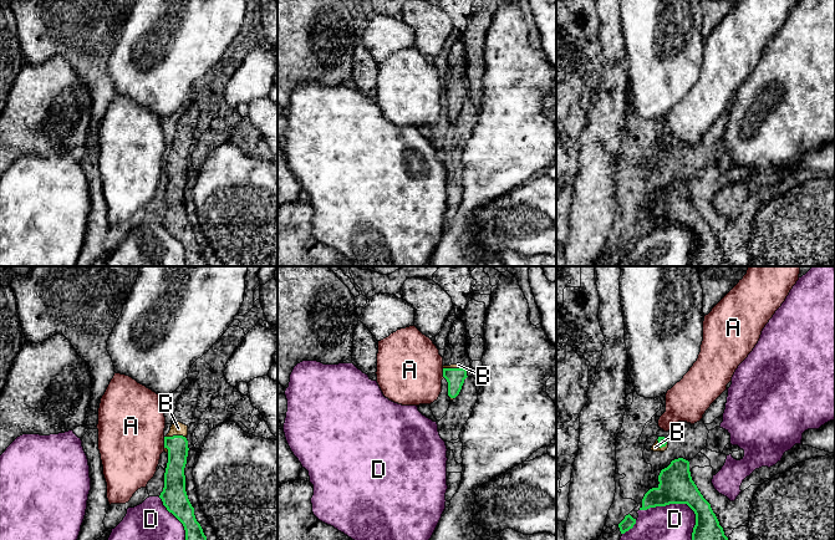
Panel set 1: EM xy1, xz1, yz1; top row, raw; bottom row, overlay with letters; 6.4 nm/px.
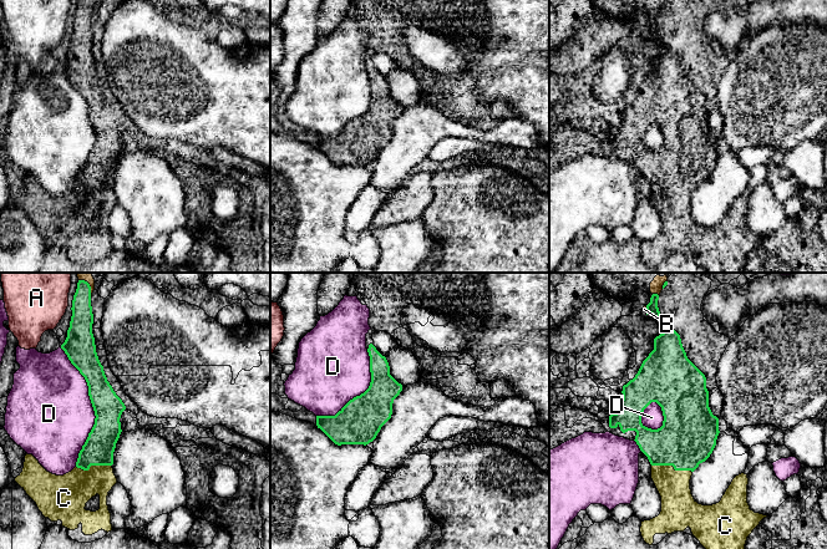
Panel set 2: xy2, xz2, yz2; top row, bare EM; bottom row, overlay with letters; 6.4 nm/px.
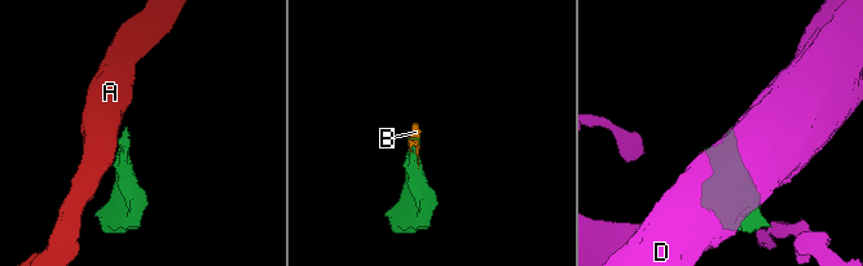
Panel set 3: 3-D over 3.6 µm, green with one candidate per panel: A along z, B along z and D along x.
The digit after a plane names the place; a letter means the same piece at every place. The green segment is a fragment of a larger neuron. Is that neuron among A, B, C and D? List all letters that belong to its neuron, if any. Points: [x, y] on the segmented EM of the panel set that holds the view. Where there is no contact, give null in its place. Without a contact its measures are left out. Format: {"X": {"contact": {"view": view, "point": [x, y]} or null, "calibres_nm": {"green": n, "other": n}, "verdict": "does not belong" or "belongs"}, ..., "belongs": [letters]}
{"A": {"contact": {"view": "xy1", "point": [164, 442]}, "calibres_nm": {"green": 140, "other": 440}, "verdict": "does not belong"}, "B": {"contact": {"view": "xy1", "point": [176, 436]}, "calibres_nm": {"green": 140, "other": 90}, "verdict": "belongs"}, "C": {"contact": {"view": "yz2", "point": [671, 464]}, "calibres_nm": {"green": 360, "other": 200}, "verdict": "belongs"}, "D": {"contact": {"view": "xy2", "point": [92, 406]}, "calibres_nm": {"green": 190, "other": 500}, "verdict": "does not belong"}, "belongs": ["B", "C"]}

